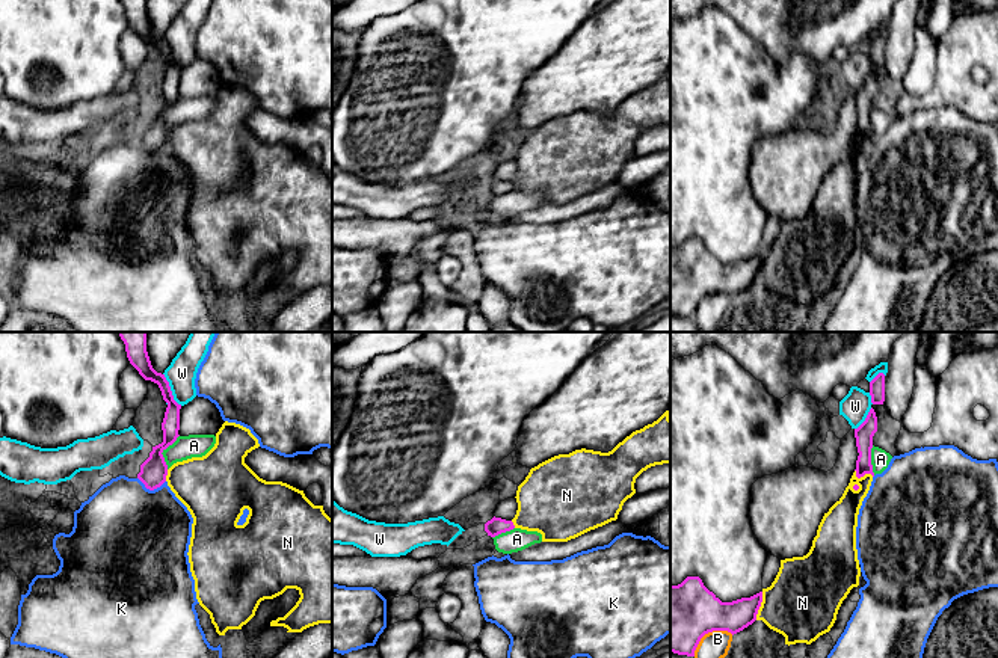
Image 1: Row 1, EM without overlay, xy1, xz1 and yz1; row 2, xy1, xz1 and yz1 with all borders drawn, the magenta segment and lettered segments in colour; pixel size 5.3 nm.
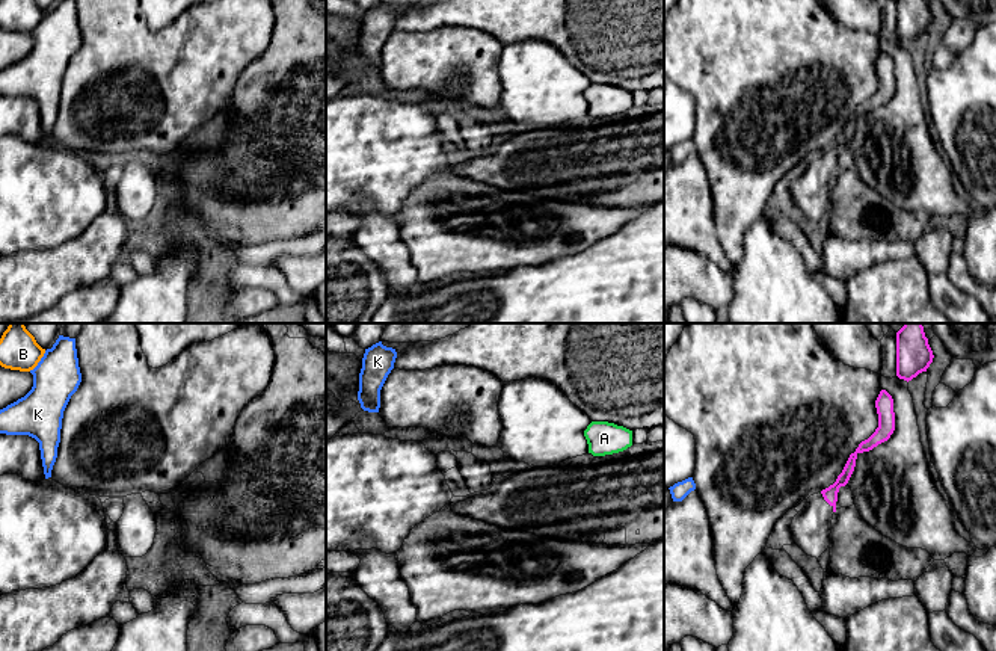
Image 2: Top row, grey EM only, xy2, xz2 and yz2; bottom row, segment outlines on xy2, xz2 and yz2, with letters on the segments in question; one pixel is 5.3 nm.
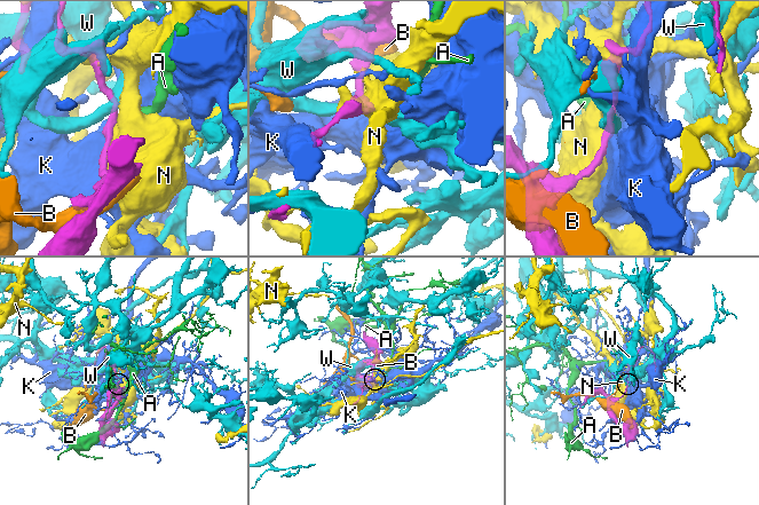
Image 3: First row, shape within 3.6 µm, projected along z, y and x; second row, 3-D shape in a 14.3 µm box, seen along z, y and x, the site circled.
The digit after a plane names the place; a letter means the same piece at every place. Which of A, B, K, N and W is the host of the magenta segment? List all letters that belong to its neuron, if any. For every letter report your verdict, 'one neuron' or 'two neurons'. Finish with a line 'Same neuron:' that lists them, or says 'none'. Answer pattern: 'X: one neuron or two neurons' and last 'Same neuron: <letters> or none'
A: two neurons
B: two neurons
K: two neurons
N: two neurons
W: two neurons
Same neuron: none

